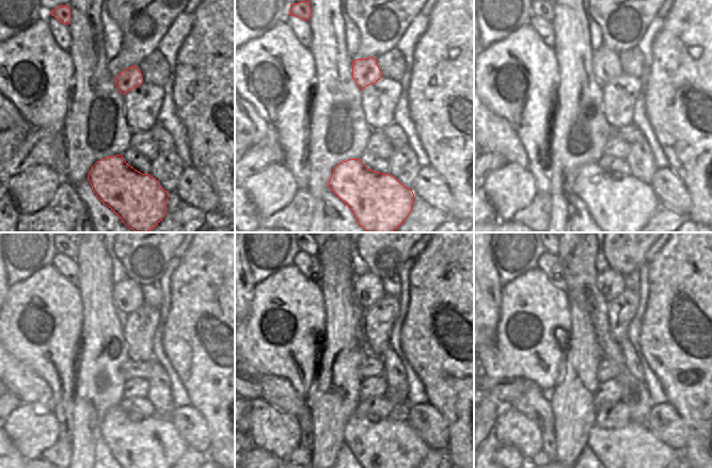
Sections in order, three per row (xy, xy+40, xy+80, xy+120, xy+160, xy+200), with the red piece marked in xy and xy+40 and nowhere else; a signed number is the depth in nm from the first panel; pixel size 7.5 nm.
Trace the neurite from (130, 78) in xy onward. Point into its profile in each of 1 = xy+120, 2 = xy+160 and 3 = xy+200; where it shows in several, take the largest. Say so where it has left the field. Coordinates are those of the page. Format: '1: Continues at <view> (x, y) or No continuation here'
1: Continues at xy+120 (126, 304)
2: Continues at xy+160 (374, 291)
3: Continues at xy+200 (614, 280).

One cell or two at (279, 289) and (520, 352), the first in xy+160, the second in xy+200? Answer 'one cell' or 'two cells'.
one cell

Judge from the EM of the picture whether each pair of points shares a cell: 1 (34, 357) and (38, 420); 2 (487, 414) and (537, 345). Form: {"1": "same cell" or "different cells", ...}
{"1": "different cells", "2": "same cell"}

